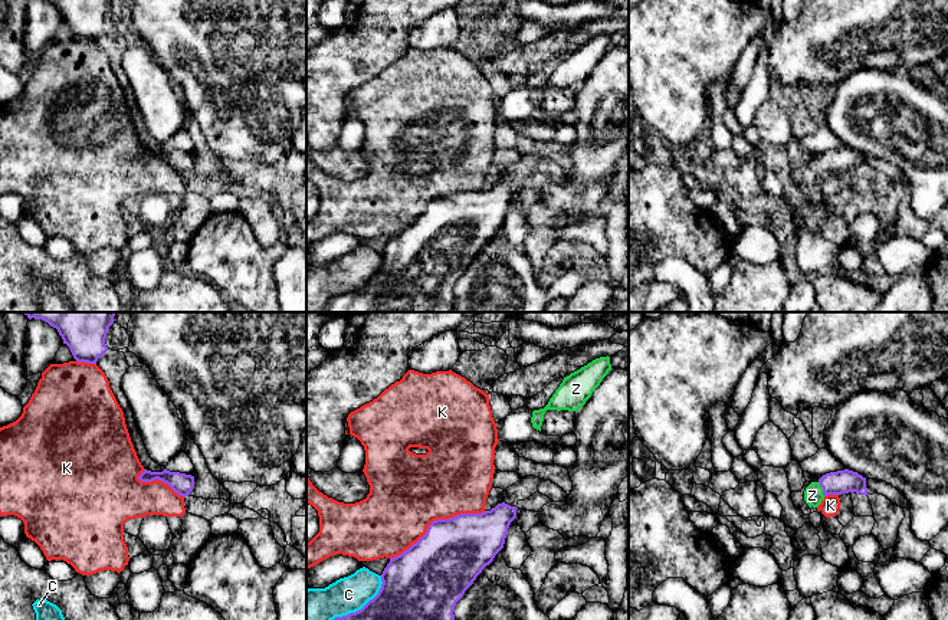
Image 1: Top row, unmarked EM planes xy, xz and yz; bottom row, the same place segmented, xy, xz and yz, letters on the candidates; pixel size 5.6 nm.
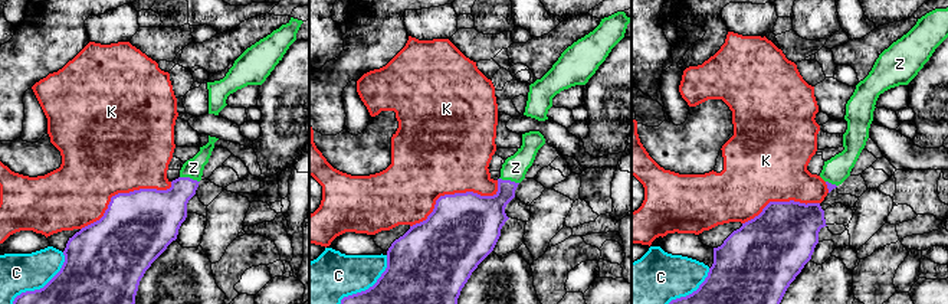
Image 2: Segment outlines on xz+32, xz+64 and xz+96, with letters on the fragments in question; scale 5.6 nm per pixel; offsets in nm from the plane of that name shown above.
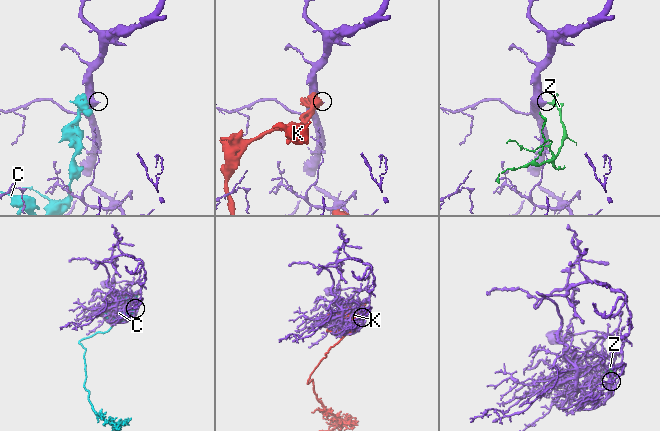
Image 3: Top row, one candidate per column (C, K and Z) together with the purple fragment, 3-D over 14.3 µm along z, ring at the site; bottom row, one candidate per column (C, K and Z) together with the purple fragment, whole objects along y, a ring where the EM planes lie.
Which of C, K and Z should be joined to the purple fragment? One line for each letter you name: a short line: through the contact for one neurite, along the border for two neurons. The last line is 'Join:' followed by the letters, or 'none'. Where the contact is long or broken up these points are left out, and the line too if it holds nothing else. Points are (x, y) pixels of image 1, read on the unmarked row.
Z: yz (846, 158), (829, 161), (823, 167), (813, 173)
Join: Z

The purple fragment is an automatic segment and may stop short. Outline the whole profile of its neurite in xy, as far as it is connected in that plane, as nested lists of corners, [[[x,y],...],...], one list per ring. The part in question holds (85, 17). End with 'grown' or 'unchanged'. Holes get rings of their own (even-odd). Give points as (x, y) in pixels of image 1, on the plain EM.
[[[47,0],[56,6],[78,40],[96,42],[108,24],[106,9],[114,0]]]; unchanged

